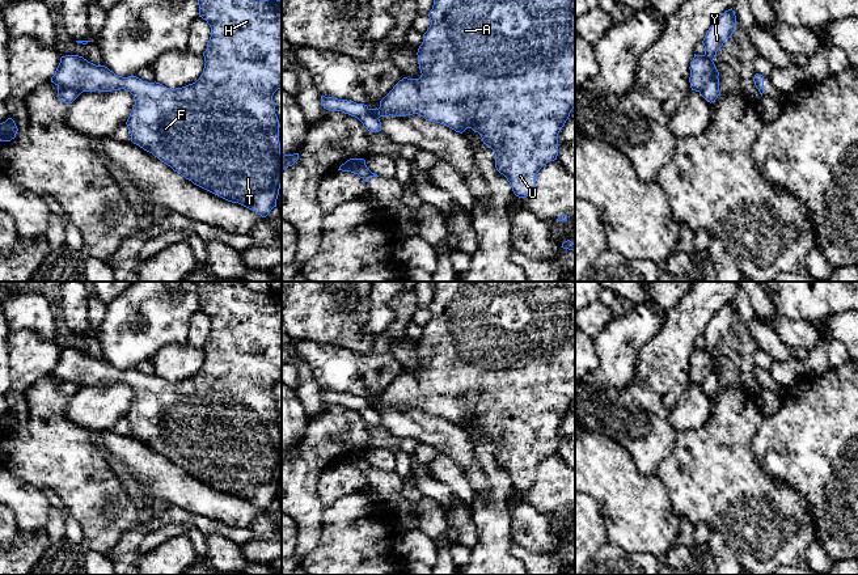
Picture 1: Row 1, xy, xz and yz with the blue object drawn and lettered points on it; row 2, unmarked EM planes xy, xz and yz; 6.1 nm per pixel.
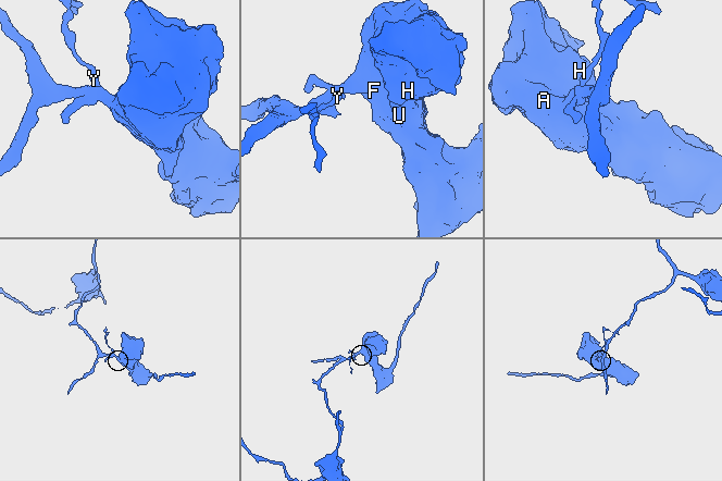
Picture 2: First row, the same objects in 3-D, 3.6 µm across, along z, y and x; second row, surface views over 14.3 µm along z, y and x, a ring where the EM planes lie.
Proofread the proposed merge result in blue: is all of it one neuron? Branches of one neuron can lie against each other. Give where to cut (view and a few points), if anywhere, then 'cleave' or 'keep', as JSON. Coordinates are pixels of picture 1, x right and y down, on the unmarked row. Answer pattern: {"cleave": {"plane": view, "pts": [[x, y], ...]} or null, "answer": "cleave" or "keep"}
{"cleave": {"plane": "yz", "pts": [[705, 349], [714, 363], [714, 370], [700, 385]]}, "answer": "cleave"}

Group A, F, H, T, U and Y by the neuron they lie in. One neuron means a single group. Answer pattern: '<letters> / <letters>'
A F H T U / Y

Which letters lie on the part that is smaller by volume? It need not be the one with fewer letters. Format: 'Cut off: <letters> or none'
Cut off: Y

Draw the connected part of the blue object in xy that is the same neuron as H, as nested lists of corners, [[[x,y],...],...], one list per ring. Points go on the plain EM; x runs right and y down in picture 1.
[[[194,282],[194,284],[199,310],[211,321],[211,330],[203,346],[206,355],[203,367],[195,376],[169,382],[160,376],[145,376],[136,369],[118,369],[107,360],[96,359],[79,348],[62,350],[51,376],[81,385],[119,382],[130,385],[135,398],[126,418],[134,437],[152,447],[194,478],[266,511],[276,500],[282,478],[279,414],[272,394],[274,386],[282,382],[282,292],[259,293],[241,282]]]

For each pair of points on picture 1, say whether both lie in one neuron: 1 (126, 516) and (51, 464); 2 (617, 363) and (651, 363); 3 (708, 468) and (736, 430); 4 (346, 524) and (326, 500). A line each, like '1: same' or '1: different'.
1: same
2: different
3: same
4: different

